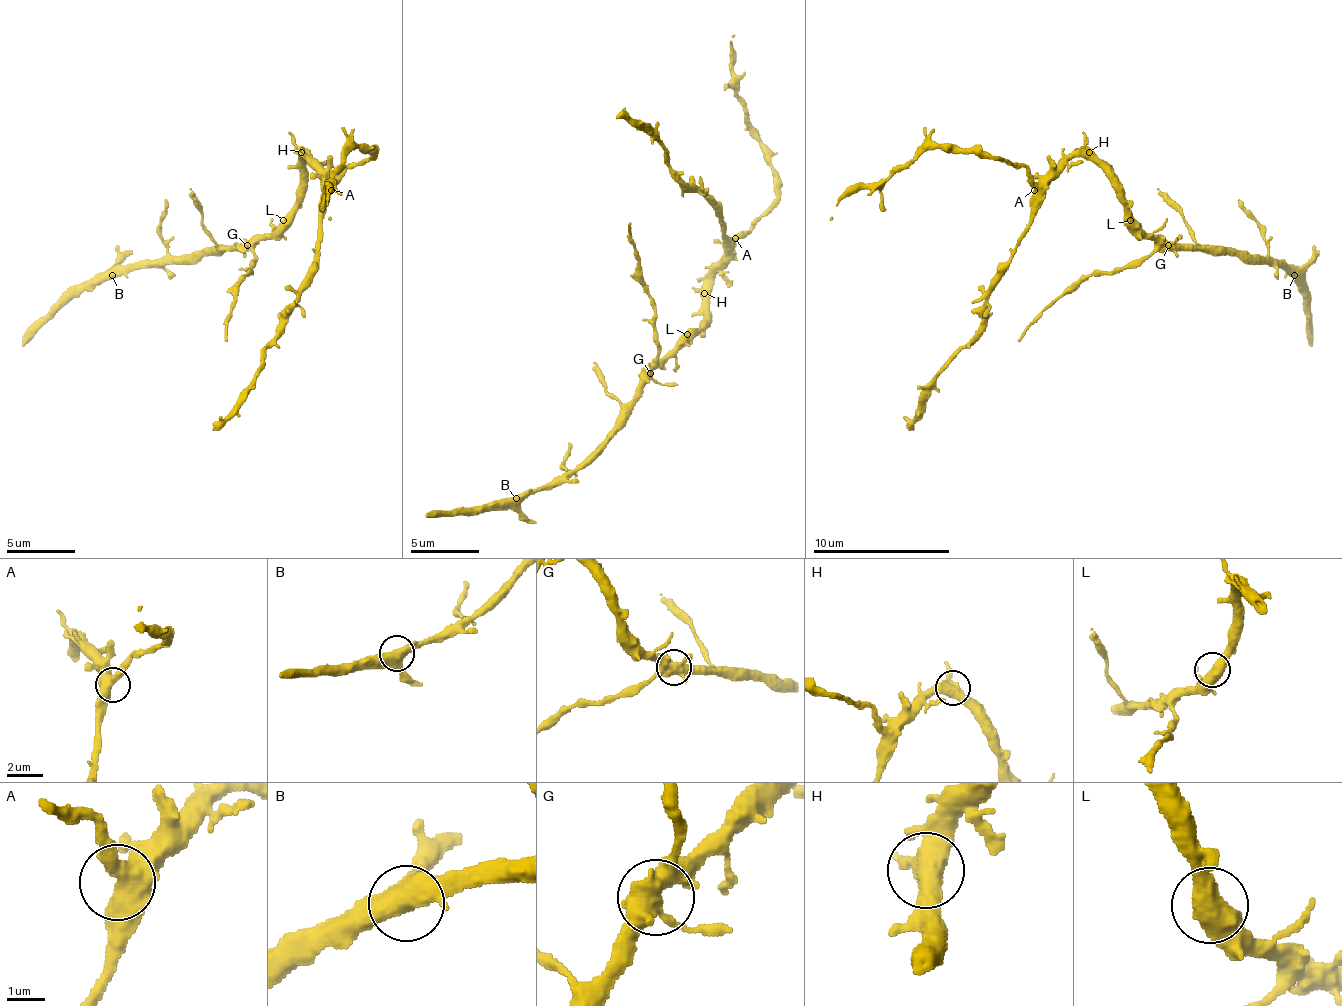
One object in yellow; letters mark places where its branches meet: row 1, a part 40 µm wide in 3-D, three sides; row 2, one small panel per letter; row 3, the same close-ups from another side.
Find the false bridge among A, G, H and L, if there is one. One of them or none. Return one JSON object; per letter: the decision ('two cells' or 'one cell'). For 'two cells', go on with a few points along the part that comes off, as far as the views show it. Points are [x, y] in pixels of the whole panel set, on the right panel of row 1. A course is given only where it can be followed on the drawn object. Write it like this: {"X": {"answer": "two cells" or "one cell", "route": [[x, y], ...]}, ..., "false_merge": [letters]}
{"A": {"answer": "one cell"}, "G": {"answer": "one cell"}, "H": {"answer": "one cell"}, "L": {"answer": "one cell"}, "false_merge": []}

